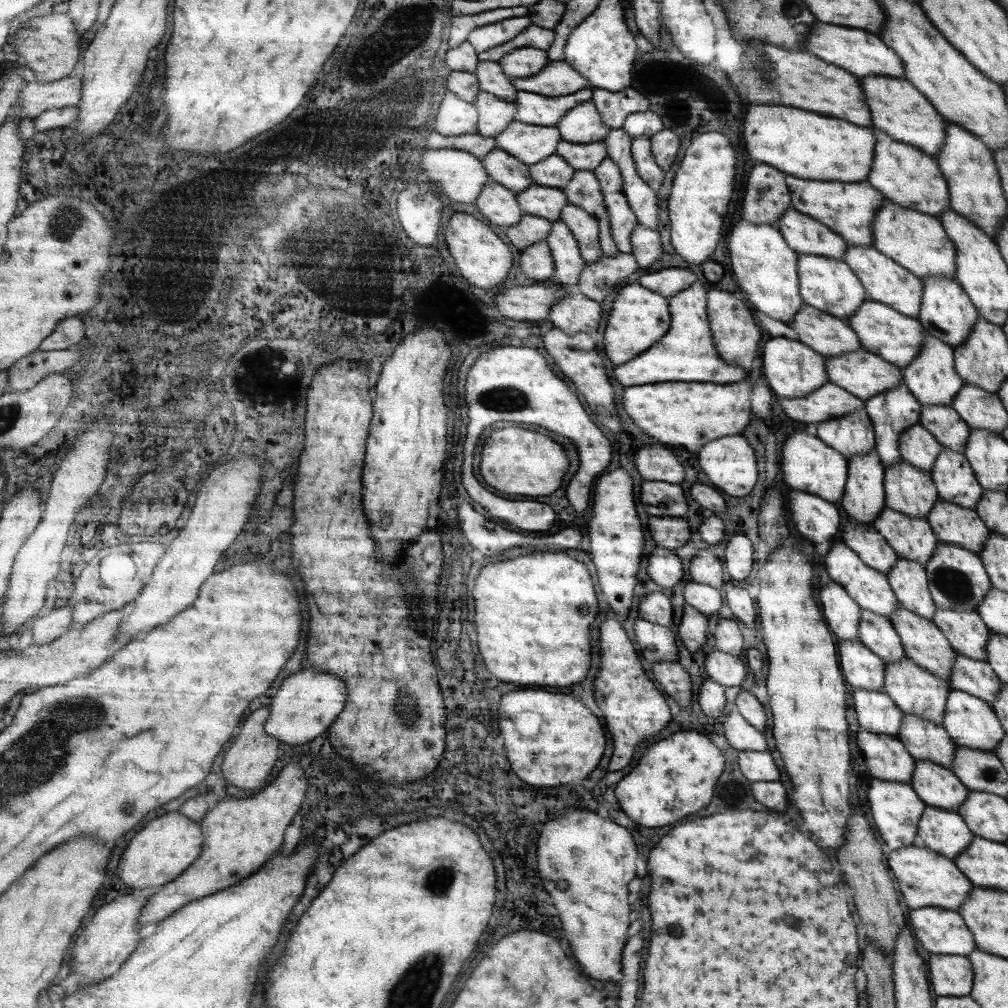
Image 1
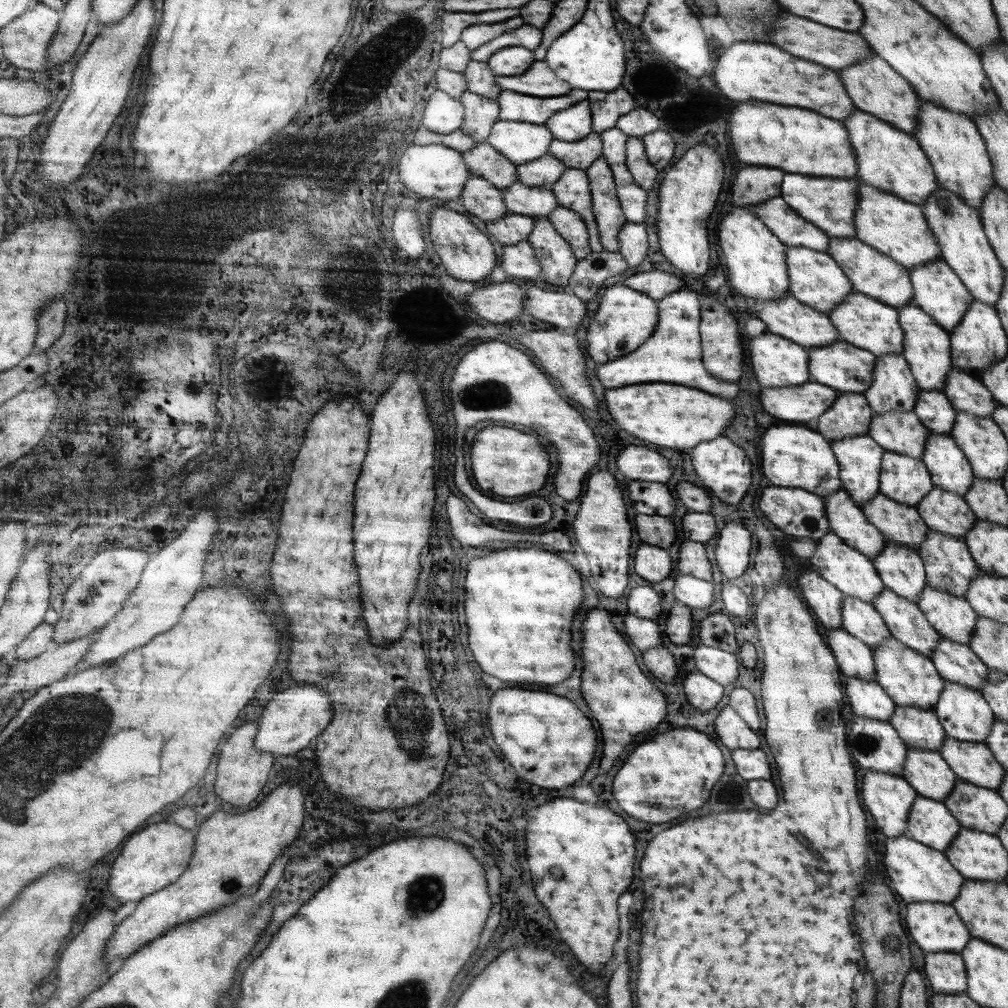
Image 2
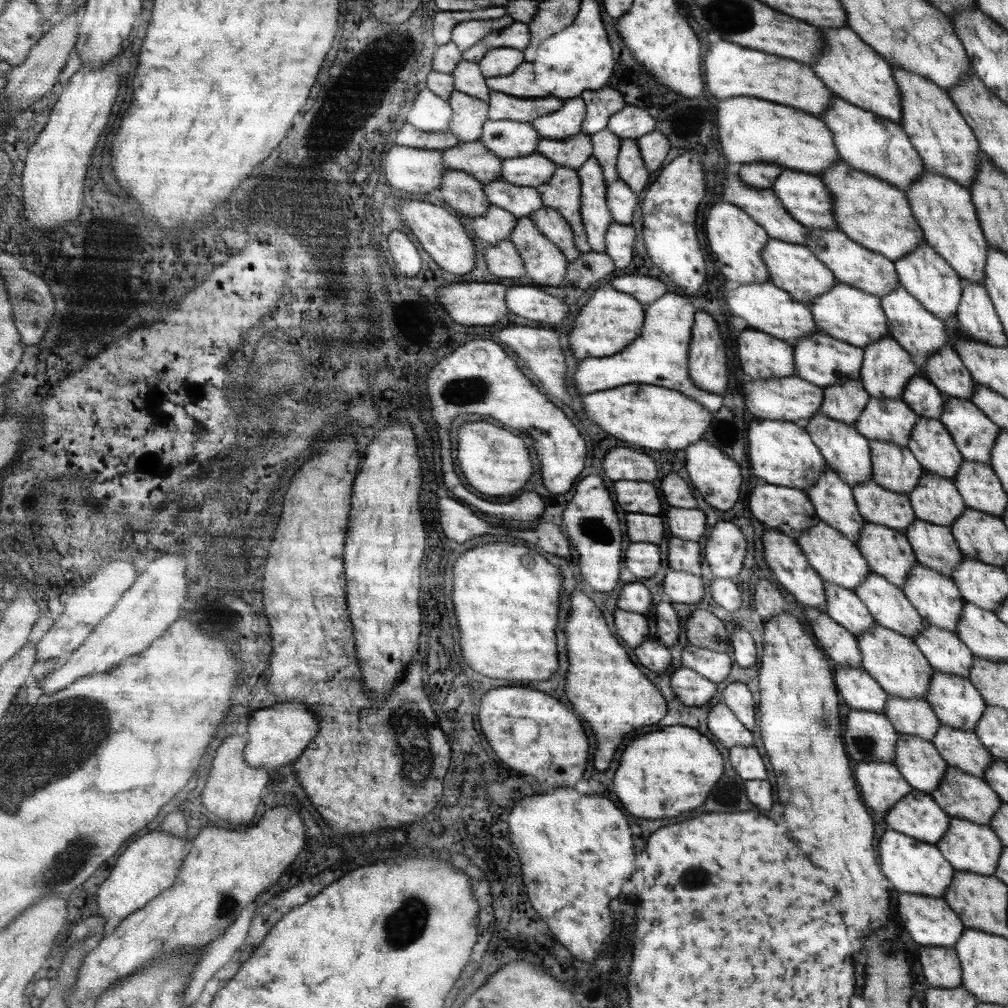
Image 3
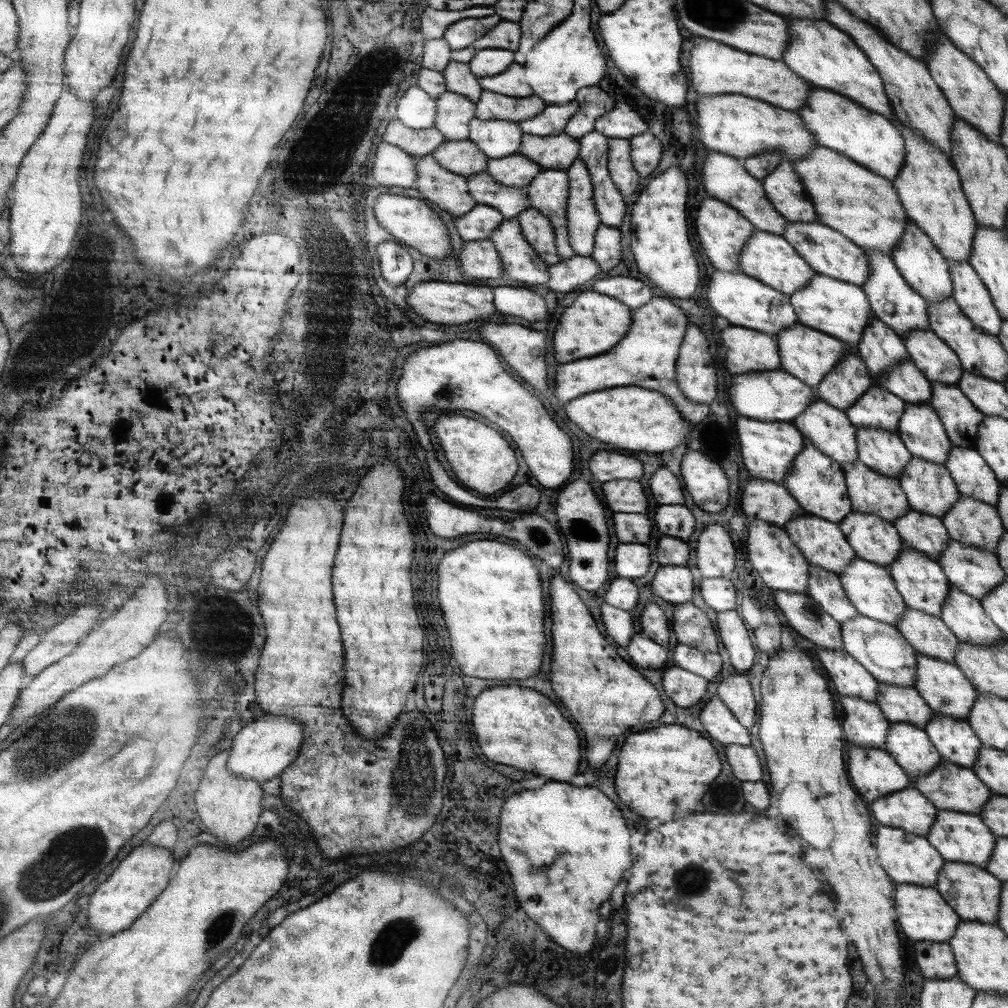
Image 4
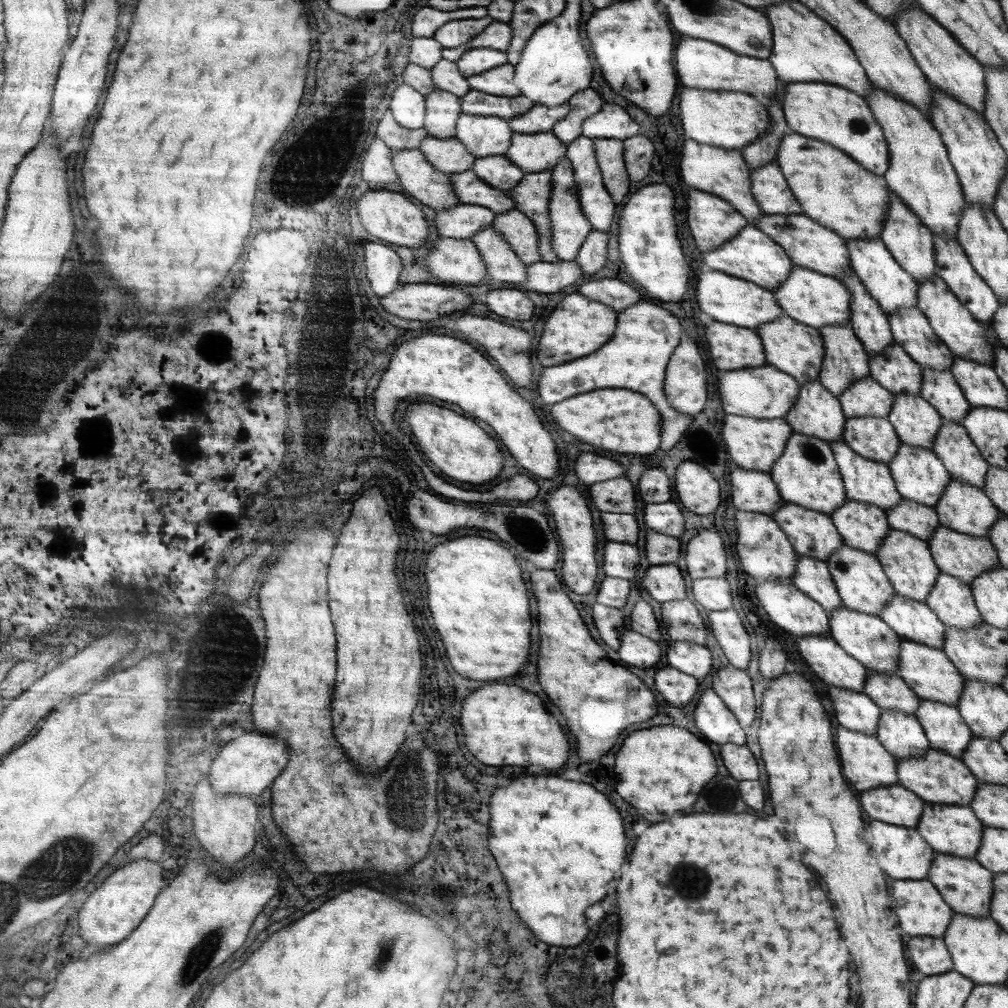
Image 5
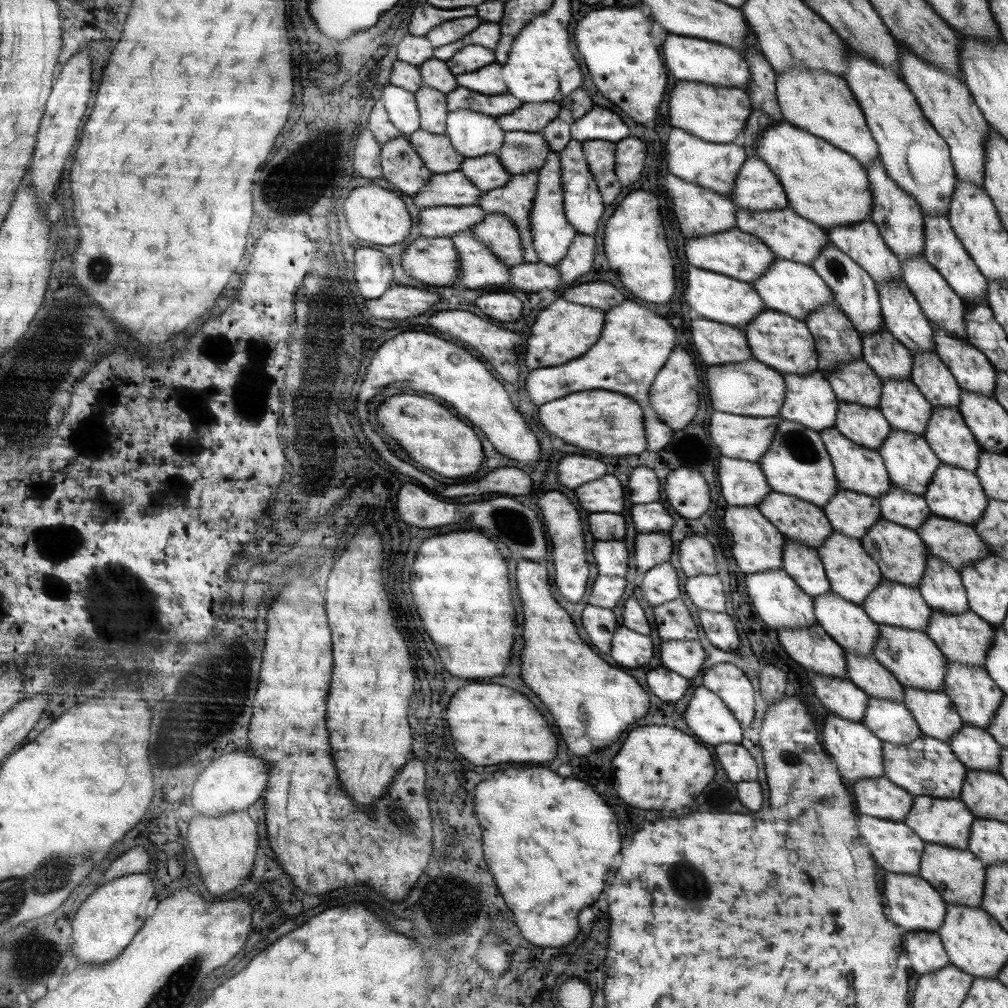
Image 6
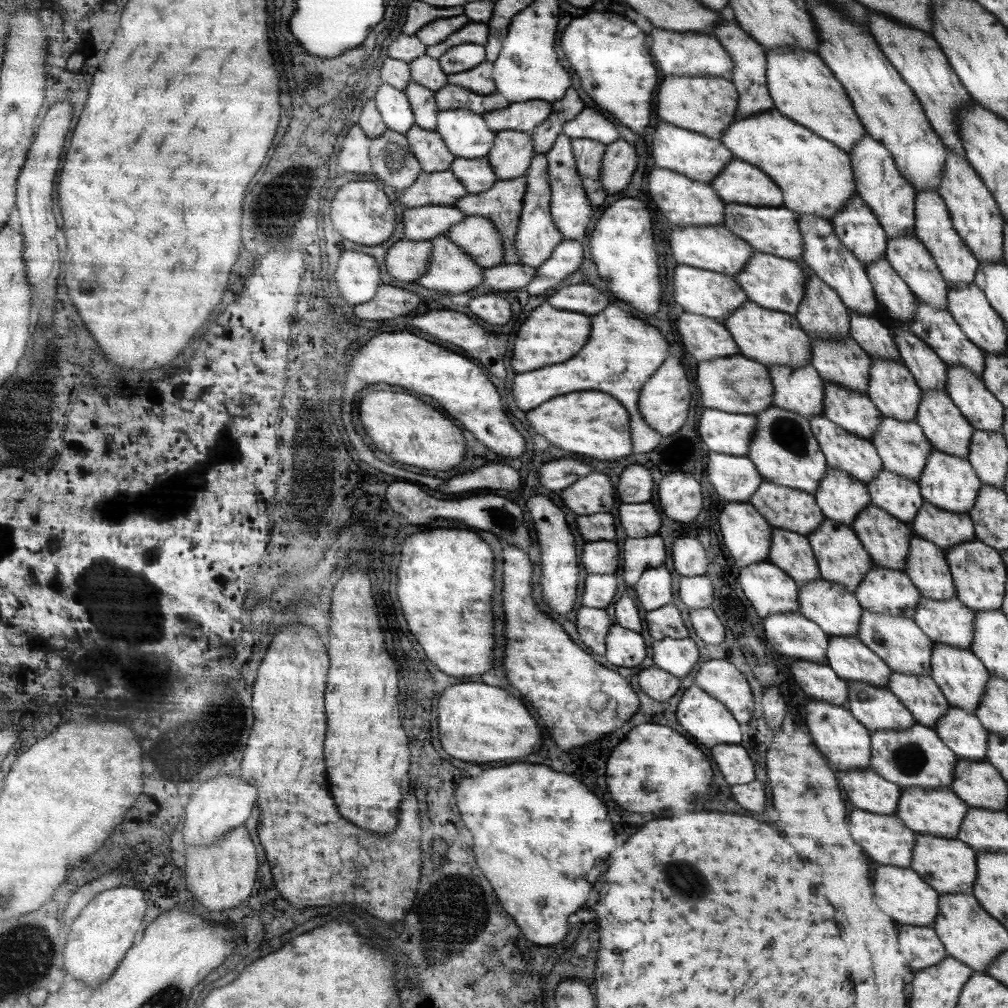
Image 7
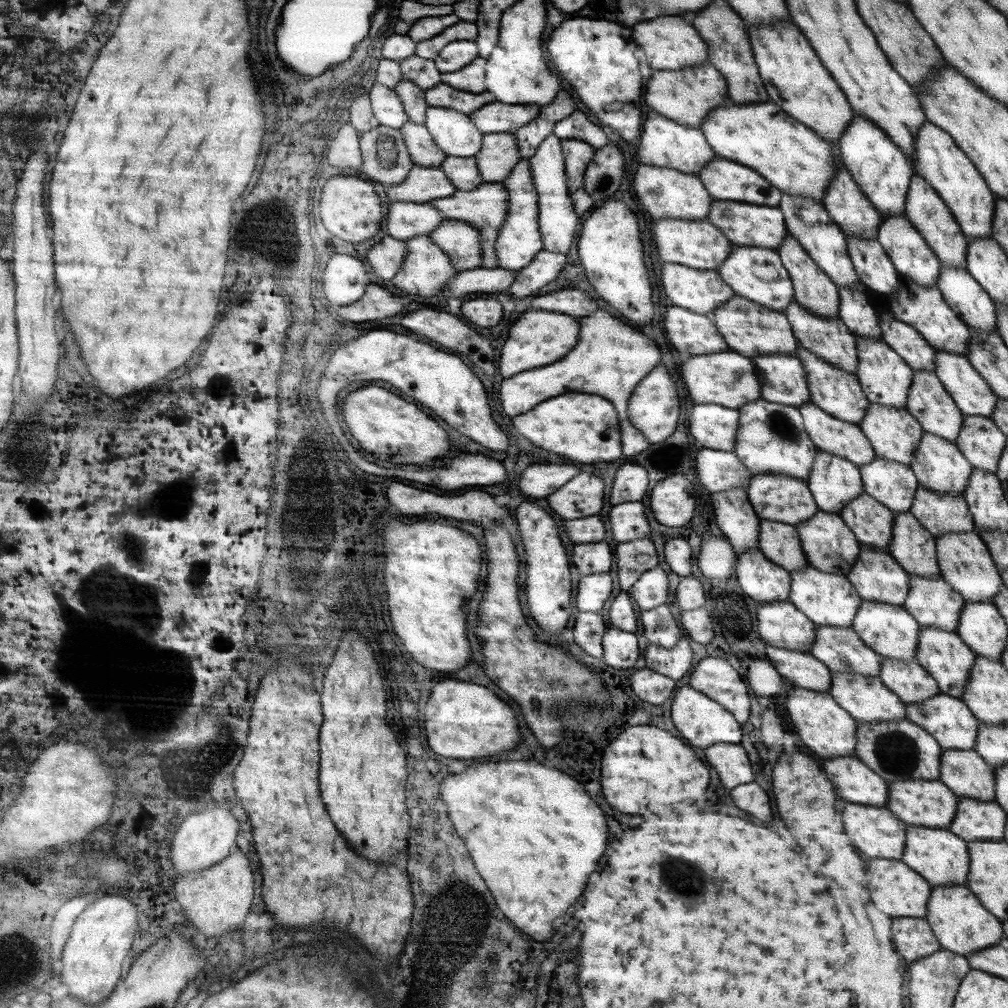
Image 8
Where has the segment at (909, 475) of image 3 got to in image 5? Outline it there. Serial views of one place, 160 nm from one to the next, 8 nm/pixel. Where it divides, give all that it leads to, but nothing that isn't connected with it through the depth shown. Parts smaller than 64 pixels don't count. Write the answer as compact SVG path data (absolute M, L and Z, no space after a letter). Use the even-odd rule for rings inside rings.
M854 416L845 420L843 442L865 459L888 465L900 448L900 439L886 418Z

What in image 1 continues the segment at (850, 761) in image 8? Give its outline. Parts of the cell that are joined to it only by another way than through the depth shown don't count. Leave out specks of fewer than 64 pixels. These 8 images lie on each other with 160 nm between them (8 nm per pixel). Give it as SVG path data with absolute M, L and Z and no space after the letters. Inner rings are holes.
M926 805L917 835L927 849L954 860L970 846L974 839L971 832L959 813Z

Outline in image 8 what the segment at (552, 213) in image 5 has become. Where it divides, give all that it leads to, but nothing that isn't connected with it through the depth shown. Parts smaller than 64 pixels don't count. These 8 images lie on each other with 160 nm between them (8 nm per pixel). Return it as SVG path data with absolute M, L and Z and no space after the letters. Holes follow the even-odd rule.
M520 159L520 162L514 166L514 170L509 172L508 178L501 182L509 192L508 216L500 228L498 240L494 241L494 253L498 258L498 267L505 270L521 270L535 258L537 252L544 249L538 224L538 192L530 174L528 159Z

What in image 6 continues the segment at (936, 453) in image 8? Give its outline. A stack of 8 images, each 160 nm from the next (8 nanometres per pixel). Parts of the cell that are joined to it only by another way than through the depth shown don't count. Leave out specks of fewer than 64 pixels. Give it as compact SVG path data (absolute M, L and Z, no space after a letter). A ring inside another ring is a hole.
M940 463L937 472L934 472L932 482L928 484L928 490L924 492L923 497L927 501L931 514L972 527L984 515L989 499L985 496L984 489L981 488L979 478L975 473L943 463Z

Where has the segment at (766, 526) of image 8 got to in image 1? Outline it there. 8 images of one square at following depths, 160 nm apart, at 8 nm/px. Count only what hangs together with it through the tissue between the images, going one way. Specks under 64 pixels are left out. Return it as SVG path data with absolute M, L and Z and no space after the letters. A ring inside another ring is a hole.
M860 609L861 619L858 626L858 640L865 648L872 650L885 663L904 658L903 644L894 626L877 613Z

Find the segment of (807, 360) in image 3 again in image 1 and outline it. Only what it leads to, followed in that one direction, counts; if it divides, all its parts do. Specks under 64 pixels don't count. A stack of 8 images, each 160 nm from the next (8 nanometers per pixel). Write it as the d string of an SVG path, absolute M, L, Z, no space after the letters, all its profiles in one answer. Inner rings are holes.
M863 348L848 352L848 354L827 356L825 357L825 366L829 383L839 385L842 389L847 390L851 396L855 396L863 402L873 396L889 392L901 384L903 379L902 370L878 357L876 353L867 352Z

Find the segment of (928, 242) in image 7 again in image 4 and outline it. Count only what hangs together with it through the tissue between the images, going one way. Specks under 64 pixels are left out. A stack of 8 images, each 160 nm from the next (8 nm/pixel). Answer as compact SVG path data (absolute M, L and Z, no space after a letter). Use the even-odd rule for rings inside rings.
M949 261L949 270L954 284L951 297L961 312L983 332L997 336L1003 320L975 269L968 262Z

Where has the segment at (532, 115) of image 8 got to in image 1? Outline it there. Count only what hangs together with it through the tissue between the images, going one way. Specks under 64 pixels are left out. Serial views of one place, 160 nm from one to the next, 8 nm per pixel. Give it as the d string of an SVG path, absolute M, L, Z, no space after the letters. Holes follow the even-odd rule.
M585 102L572 108L561 118L557 128L561 128L562 140L575 144L591 144L604 141L610 128L603 126L604 122L595 112L594 104Z

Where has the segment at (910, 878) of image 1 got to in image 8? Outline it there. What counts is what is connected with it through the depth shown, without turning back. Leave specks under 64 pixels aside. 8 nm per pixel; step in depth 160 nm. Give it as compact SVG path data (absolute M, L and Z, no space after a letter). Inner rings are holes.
M846 803L845 832L853 836L853 846L869 858L901 860L905 844L905 824L885 808Z

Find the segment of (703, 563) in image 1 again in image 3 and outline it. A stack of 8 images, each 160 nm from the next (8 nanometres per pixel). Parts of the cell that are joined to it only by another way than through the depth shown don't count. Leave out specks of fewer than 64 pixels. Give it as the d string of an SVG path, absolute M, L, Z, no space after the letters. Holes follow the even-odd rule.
M670 538L667 540L669 552L667 552L667 564L671 570L680 570L701 576L701 556L697 542Z

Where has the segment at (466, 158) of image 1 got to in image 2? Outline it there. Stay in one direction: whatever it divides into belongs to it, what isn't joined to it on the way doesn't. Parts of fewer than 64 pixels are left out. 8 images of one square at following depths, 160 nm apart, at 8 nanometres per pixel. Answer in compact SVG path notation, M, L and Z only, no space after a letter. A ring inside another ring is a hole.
M445 145L409 146L399 160L401 176L405 176L405 184L413 188L423 198L439 198L441 201L458 201L465 182L471 176L462 154Z

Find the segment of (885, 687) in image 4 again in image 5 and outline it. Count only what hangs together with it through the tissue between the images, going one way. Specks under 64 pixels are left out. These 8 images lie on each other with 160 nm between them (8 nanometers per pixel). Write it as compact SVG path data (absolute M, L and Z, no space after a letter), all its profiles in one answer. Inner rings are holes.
M867 670L863 692L881 709L895 710L905 714L916 714L920 697L905 684L901 677Z

